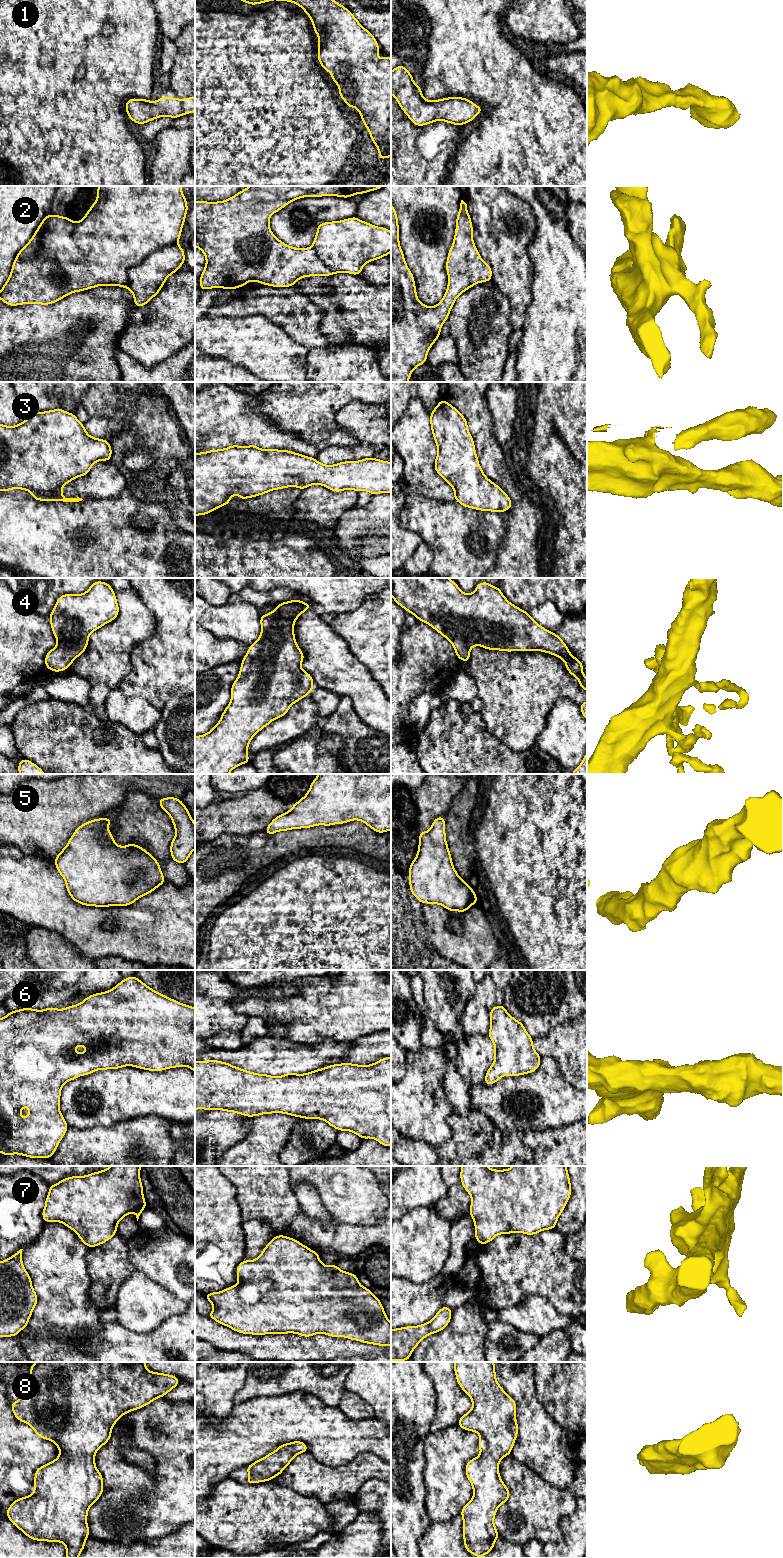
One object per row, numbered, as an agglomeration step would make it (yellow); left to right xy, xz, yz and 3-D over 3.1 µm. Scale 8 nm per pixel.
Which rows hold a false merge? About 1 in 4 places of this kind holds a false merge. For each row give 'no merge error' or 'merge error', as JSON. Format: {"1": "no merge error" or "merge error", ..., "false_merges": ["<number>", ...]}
{"1": "no merge error", "2": "no merge error", "3": "merge error", "4": "no merge error", "5": "no merge error", "6": "merge error", "7": "no merge error", "8": "no merge error", "false_merges": ["3", "6"]}

